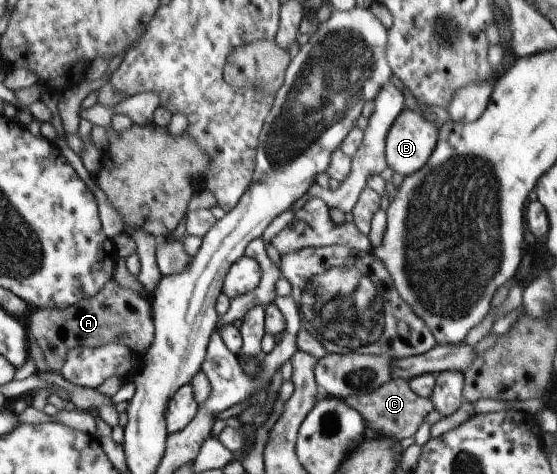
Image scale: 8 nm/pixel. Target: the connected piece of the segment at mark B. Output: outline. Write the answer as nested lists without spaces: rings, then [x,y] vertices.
[[[411,106],[404,108],[391,123],[384,138],[384,157],[386,166],[401,177],[409,176],[419,170],[431,154],[437,142],[438,128]]]

